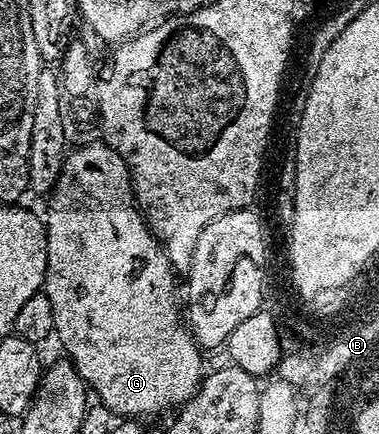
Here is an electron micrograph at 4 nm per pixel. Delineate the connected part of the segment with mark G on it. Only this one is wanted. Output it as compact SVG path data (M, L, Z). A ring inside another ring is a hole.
M98 142L98 144L85 144L68 153L65 165L61 171L61 177L57 179L49 200L49 213L44 213L45 233L47 234L47 270L45 271L45 283L43 291L45 297L51 302L51 310L55 310L55 322L53 330L56 339L61 339L65 347L64 355L70 364L76 368L77 373L85 380L86 385L95 393L96 399L105 404L113 414L121 418L145 418L141 416L157 416L168 408L180 409L197 392L203 379L201 372L201 355L203 349L194 340L193 333L187 327L183 319L183 308L177 305L177 280L178 273L174 272L167 254L161 248L160 242L145 222L145 217L139 211L139 205L135 199L135 188L131 183L131 173L125 160L110 144Z

